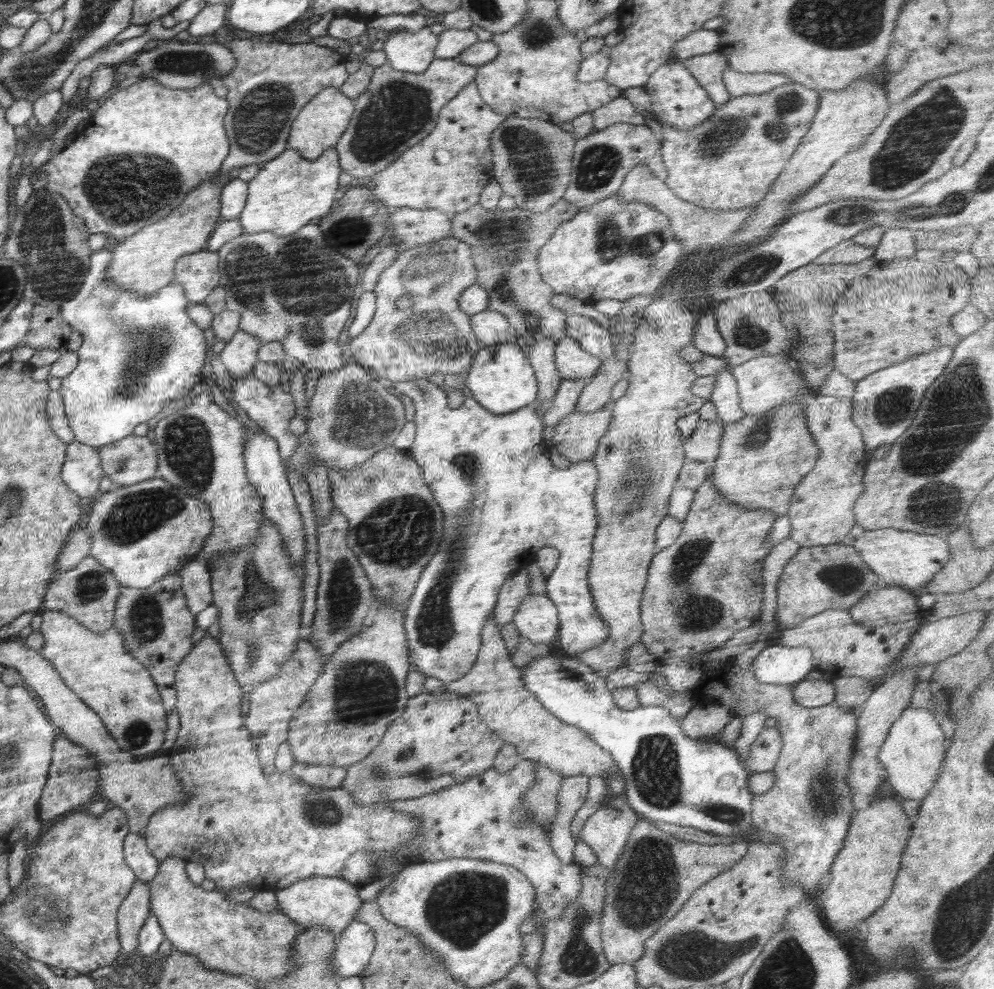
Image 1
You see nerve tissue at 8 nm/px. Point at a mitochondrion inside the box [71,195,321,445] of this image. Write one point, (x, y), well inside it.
(134, 374)

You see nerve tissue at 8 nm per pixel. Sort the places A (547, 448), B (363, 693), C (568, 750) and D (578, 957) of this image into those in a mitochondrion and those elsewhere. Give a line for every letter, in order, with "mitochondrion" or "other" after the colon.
A: other
B: mitochondrion
C: other
D: mitochondrion

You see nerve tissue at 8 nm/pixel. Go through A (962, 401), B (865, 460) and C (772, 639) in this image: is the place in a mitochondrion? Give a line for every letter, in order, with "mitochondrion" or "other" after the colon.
A: mitochondrion
B: other
C: other

